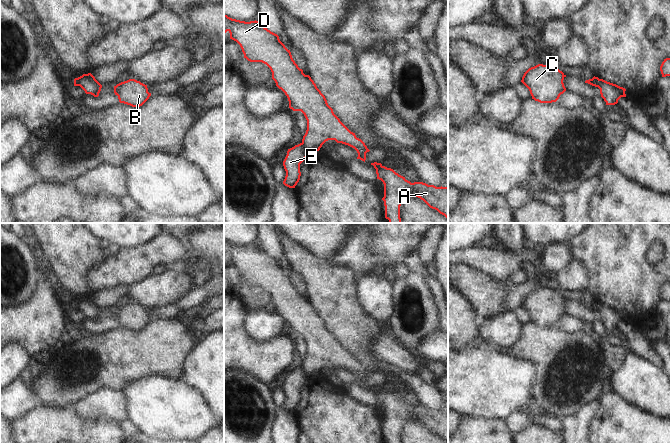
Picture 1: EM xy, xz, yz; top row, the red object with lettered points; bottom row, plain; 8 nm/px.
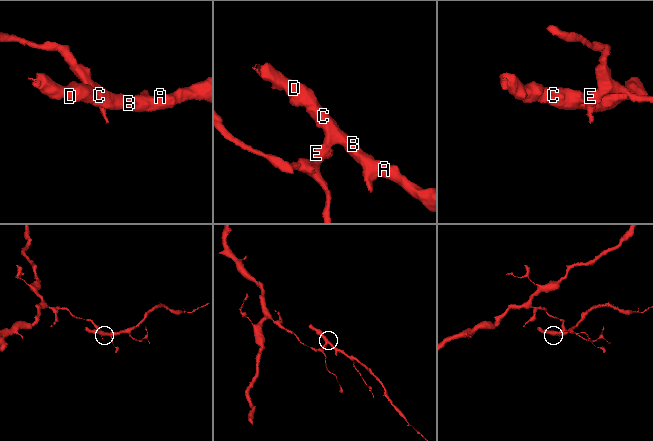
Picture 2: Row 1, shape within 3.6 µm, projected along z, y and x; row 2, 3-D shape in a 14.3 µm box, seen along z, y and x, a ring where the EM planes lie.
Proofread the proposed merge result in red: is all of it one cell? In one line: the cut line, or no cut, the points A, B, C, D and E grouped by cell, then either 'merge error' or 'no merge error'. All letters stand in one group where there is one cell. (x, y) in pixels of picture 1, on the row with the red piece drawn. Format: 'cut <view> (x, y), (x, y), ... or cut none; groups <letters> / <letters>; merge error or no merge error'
cut xz (302, 142), (307, 151); groups A B C D / E; merge error

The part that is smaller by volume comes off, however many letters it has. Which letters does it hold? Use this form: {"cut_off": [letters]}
{"cut_off": ["A", "B", "C", "D"]}

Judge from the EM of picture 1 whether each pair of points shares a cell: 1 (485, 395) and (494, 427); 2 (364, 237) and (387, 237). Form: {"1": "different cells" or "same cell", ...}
{"1": "different cells", "2": "different cells"}

